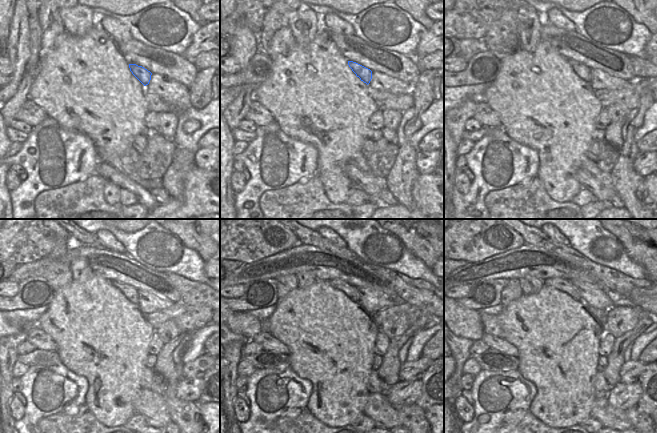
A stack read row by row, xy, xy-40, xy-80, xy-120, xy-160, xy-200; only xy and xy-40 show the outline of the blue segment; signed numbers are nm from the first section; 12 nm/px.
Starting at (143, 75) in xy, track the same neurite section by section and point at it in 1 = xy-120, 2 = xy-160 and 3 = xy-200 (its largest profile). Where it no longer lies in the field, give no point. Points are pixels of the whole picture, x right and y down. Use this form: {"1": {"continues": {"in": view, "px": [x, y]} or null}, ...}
{"1": {"continues": {"in": "xy-120", "px": [131, 293]}}, "2": {"continues": {"in": "xy-160", "px": [352, 292]}}, "3": {"continues": {"in": "xy-200", "px": [560, 284]}}}

